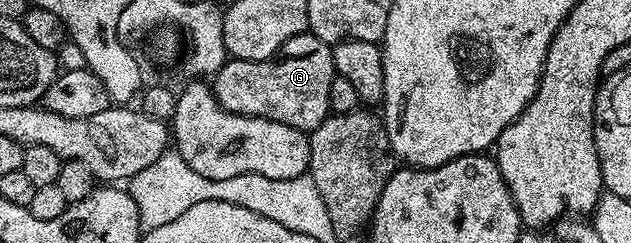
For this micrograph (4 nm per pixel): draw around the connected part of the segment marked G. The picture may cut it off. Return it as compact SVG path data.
M302 32L280 48L270 61L238 61L229 59L222 68L215 70L216 78L210 81L212 94L226 111L243 117L264 117L286 127L311 131L317 129L330 115L330 83L337 76L332 58L332 46L318 39L313 33Z

